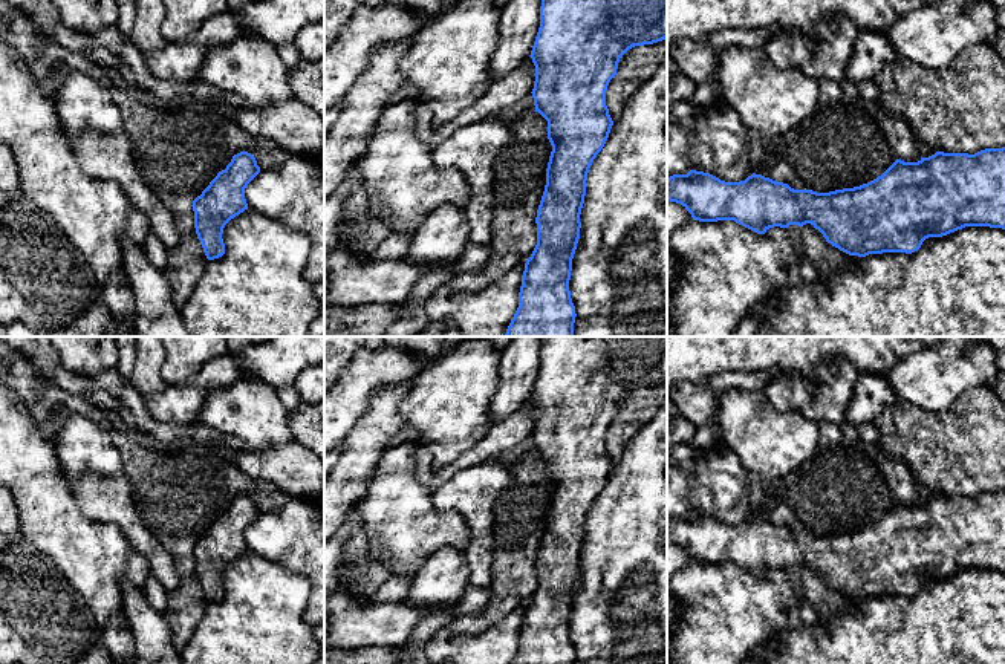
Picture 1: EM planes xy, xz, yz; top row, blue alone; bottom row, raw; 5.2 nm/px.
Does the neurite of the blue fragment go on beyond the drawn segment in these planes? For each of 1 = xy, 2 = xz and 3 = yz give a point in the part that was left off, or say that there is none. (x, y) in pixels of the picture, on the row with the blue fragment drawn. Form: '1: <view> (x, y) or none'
1: none
2: none
3: none

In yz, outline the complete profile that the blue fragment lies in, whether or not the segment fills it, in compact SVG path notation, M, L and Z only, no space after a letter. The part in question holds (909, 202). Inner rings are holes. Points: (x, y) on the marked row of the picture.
M1005 147L974 155L936 151L918 162L896 159L881 176L854 188L829 193L794 190L753 173L740 182L690 170L667 179L667 200L681 203L699 222L734 220L765 234L769 228L811 223L828 243L849 256L918 251L929 237L942 237L965 226L1005 229Z

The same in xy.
M240 151L193 200L194 228L208 260L225 254L225 225L248 210L245 188L260 173L254 155Z

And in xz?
M542 0L540 28L529 55L535 66L531 93L535 112L548 121L552 151L535 217L537 245L525 263L519 308L505 337L575 337L569 280L587 173L613 125L606 90L629 49L665 38L667 0Z

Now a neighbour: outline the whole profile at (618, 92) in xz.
M667 38L653 44L635 46L620 58L616 75L606 90L606 106L613 122L620 121L629 98L664 60L667 60Z

